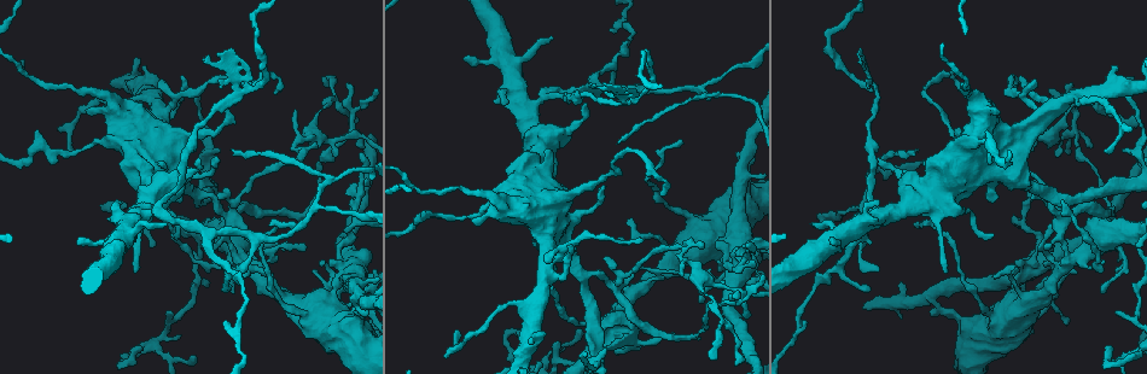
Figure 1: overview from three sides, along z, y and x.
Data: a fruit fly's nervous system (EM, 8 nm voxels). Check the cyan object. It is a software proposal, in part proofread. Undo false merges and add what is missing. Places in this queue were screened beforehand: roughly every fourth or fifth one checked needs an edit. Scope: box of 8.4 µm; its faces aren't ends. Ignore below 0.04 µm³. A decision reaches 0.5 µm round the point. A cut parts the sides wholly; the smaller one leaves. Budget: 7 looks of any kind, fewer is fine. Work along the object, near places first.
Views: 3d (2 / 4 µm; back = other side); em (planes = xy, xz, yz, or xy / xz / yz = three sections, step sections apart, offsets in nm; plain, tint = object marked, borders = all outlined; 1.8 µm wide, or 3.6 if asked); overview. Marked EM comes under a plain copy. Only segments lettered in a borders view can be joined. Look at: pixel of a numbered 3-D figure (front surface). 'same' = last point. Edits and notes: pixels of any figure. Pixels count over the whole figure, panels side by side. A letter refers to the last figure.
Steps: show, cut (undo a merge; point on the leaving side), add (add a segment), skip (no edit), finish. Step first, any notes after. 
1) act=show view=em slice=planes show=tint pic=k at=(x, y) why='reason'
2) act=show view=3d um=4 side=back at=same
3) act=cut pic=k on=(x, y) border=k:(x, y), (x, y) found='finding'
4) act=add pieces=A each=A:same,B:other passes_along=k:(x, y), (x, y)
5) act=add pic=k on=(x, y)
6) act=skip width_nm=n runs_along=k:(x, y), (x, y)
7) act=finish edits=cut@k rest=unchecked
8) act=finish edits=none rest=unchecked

act=show view=3d um=4 pic=1 at=(234, 251) why='three-way junction'

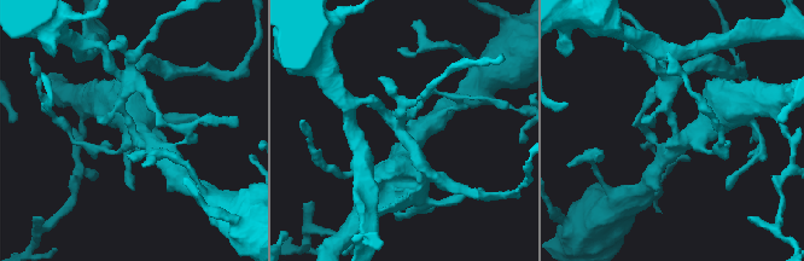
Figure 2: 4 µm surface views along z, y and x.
act=show view=em um=3.6 slice=planes show=borders pic=2 at=(407, 127) why='shape alone is not enough'

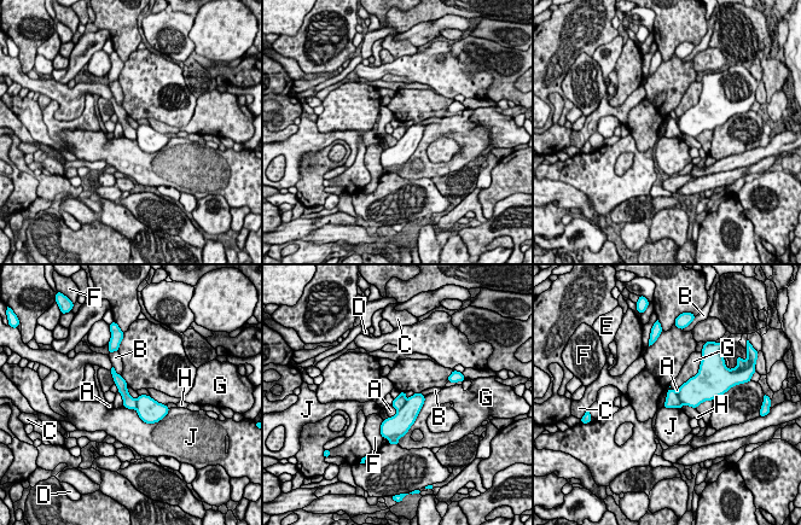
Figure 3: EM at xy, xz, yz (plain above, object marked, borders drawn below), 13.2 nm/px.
act=cut pic=3 on=(400, 424) width_nm=170 each=A:other,B:other,C:other,D:other,E:other,F:other,G:other,H:other,J:other found='two neurons meet here'

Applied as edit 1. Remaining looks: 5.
act=show view=em slice=yz step=16 show=borders pic=1 at=(303, 214) why='sharp bend'

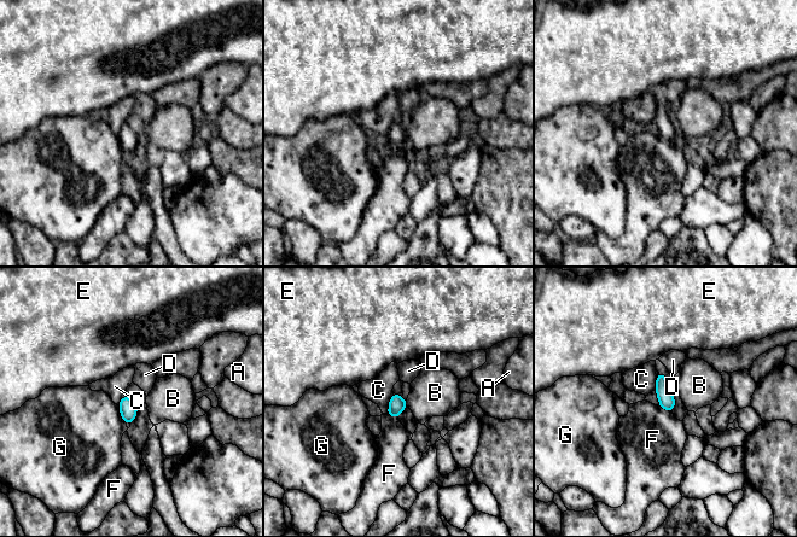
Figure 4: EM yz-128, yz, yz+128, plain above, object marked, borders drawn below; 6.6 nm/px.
act=show view=em slice=xz step=4 show=borders at=same why='another direction'

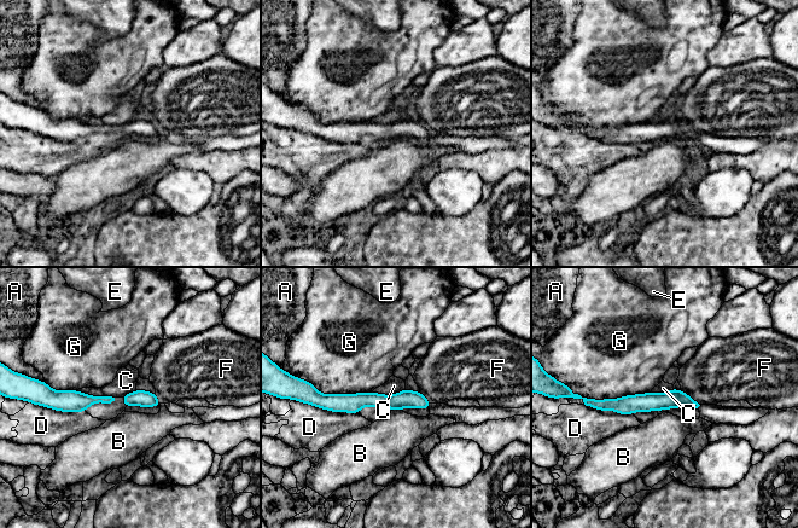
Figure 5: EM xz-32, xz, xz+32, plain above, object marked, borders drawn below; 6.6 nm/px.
act=skip each=A:other,B:other,C:other,D:other,E:other,F:other,G:other runs_along=5:(324, 398), (418, 400), (426, 405) found='all the same neuron'

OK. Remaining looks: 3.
act=show view=em slice=planes show=borders pic=1 at=(1072, 84) why='tapers out'

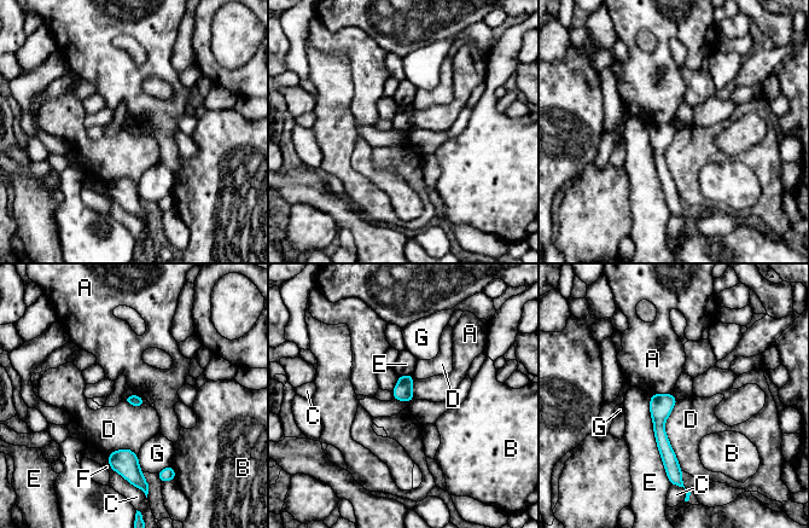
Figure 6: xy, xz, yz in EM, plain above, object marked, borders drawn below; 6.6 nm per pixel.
act=skip each=A:other,B:other,C:other,D:other,E:other,F:other,G:other border=6:(676, 401), (664, 431), (682, 470) found='none of them fits'

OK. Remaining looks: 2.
act=finish edits=cut@3 rest=unchecked

